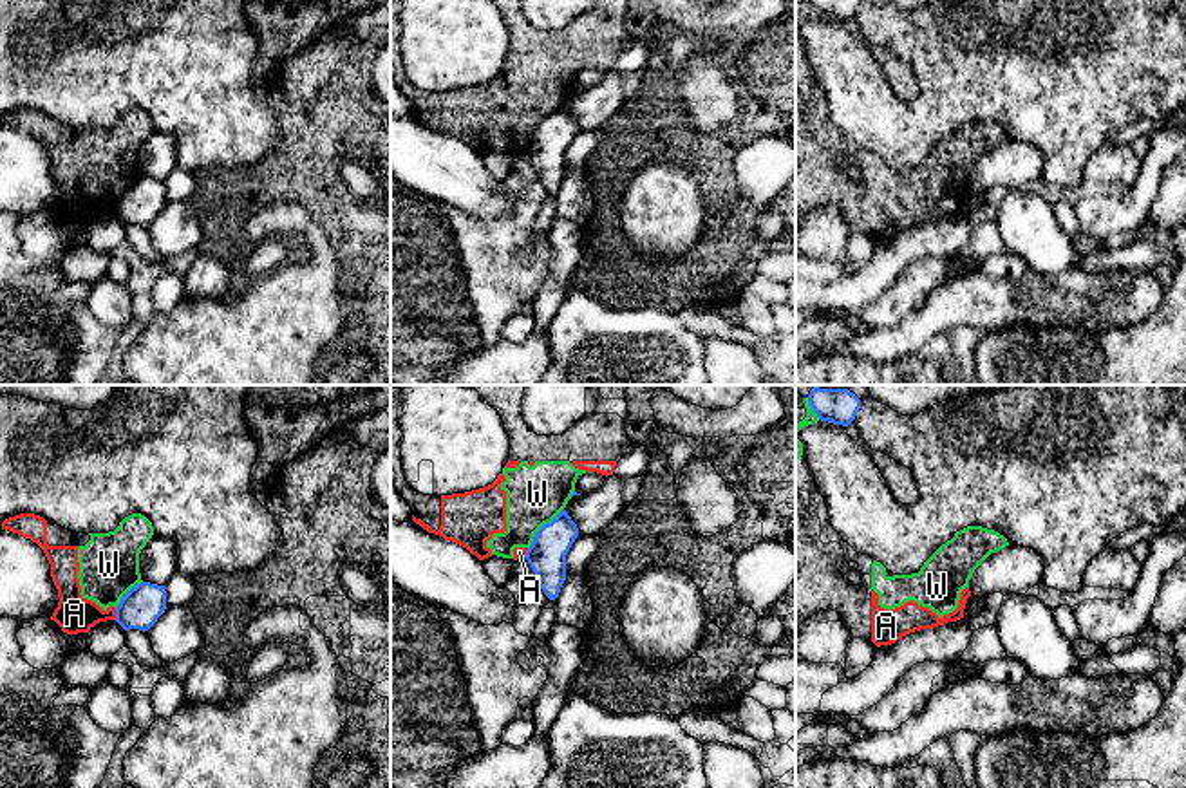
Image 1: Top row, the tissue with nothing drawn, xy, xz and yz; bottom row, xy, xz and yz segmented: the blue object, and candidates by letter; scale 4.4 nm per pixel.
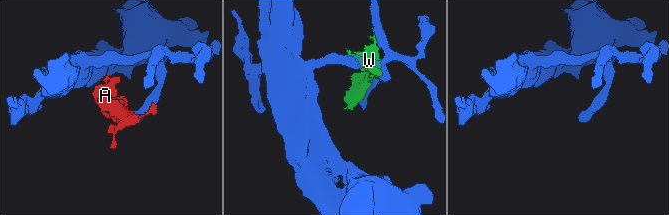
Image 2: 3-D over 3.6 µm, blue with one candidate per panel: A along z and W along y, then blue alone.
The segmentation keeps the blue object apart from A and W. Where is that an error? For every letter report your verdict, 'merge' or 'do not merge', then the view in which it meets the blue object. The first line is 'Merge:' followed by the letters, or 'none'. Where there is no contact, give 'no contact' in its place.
Merge: none
A: do not merge; meets blue in xy
W: do not merge; meets blue in xz

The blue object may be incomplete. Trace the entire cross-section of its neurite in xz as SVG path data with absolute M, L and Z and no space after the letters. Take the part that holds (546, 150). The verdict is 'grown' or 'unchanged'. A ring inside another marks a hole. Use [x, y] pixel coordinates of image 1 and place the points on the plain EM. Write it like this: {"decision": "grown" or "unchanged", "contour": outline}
{"decision": "unchanged", "contour": "M566 105L544 119L533 132L524 154L550 195L555 195L566 175L566 150L579 132L579 123Z"}

